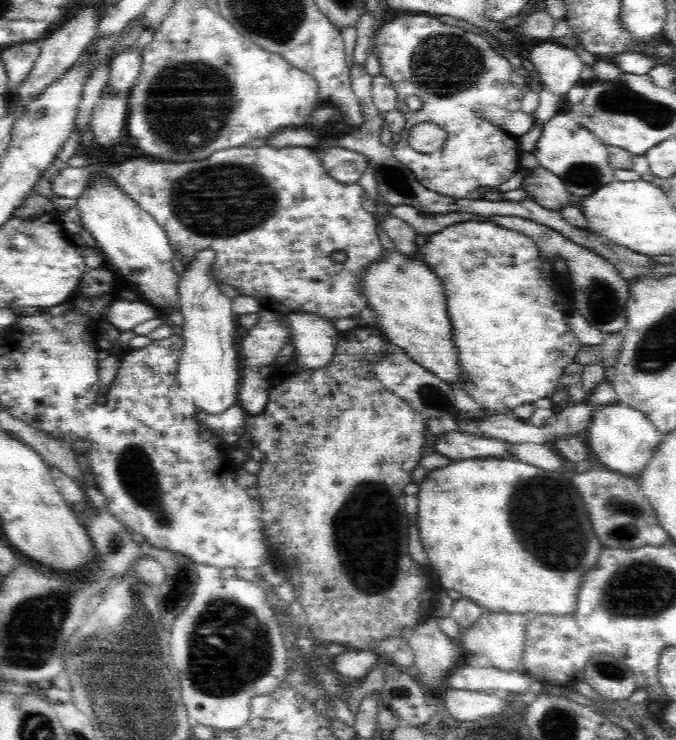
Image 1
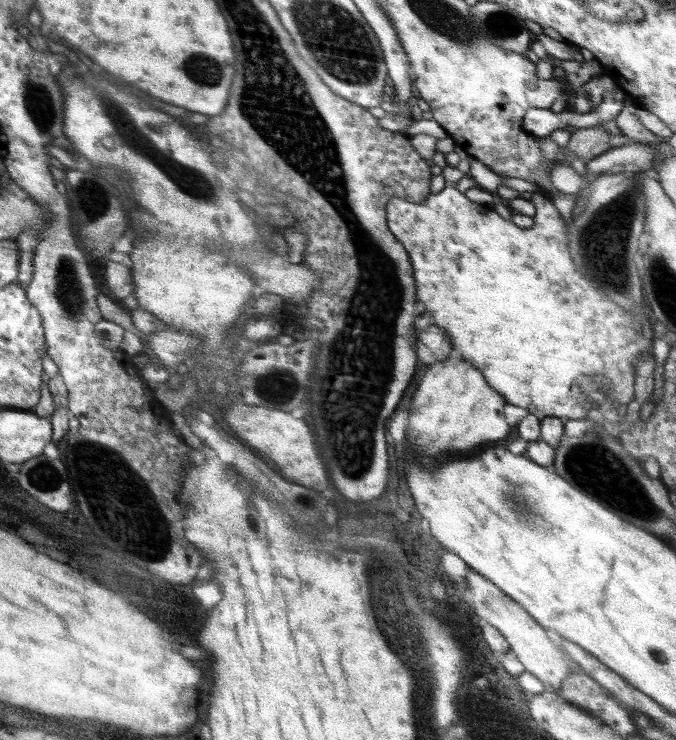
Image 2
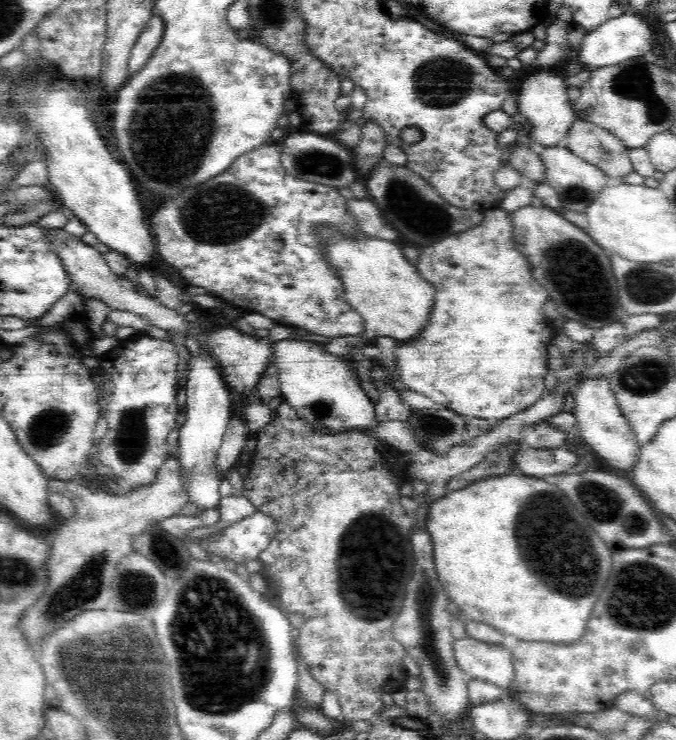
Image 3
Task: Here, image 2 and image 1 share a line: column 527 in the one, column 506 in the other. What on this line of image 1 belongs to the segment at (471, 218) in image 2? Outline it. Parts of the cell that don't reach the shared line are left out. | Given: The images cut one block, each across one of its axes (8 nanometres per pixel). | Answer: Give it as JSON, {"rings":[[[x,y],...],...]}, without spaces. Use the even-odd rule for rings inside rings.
{"rings":[[[480,218],[430,234],[420,247],[420,257],[442,281],[447,298],[459,364],[465,371],[462,384],[453,386],[495,412],[512,411],[520,405],[550,398],[561,386],[560,378],[565,368],[575,362],[584,345],[566,322],[574,310],[570,298],[560,292],[552,280],[546,280],[540,270],[542,254],[538,245],[518,231],[506,230],[504,226]]]}

